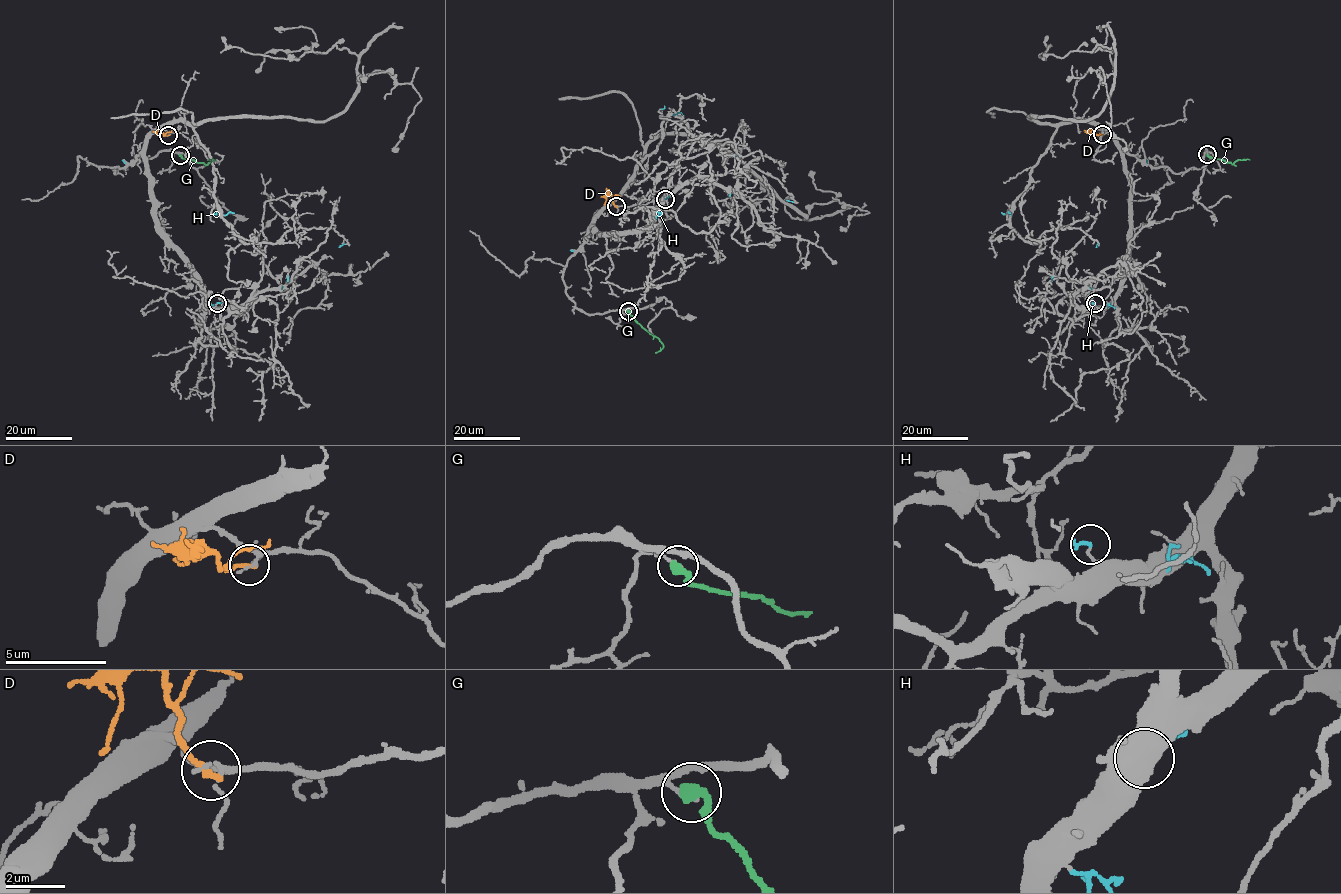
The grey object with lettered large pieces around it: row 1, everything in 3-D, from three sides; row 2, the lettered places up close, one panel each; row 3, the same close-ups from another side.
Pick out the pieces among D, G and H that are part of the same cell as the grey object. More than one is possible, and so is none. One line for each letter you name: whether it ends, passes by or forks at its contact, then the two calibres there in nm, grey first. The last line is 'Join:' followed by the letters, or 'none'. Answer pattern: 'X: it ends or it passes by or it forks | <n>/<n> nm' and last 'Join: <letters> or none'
Join: none

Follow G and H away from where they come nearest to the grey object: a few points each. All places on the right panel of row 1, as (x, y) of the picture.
G: (1207, 155), (1232, 164), (1237, 160), (1250, 160)
H: (1095, 303), (1052, 281), (1052, 276), (1010, 213), (1005, 214)

